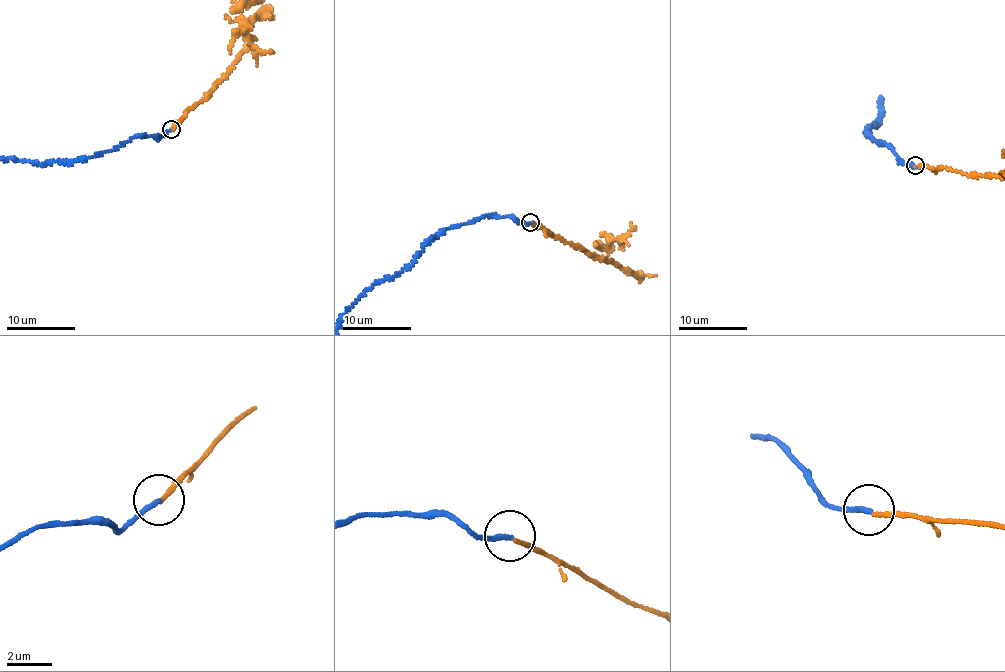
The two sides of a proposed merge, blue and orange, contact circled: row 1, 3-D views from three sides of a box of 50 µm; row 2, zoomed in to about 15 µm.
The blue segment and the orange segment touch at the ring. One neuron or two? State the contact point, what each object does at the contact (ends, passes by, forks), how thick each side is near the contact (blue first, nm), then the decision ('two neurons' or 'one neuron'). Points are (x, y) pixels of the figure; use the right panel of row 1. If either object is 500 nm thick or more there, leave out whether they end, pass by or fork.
place (915, 165); blue ends; orange ends; calibres 220 and 190 nm; two neurons

